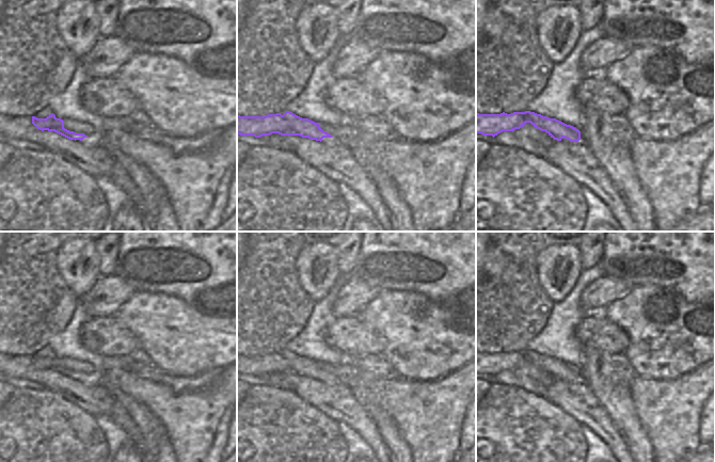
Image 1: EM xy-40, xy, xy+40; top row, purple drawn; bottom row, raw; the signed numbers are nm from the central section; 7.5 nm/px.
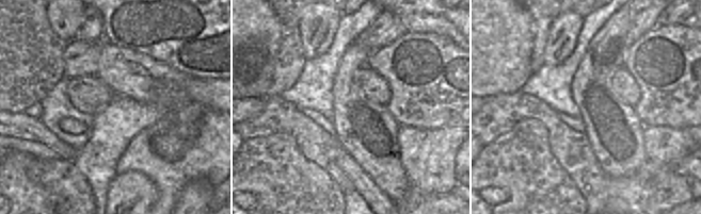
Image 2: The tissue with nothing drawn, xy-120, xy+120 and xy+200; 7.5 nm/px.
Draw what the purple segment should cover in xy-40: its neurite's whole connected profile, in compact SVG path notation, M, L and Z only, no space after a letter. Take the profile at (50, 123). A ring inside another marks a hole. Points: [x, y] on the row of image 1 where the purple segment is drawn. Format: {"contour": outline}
{"contour": "M53 113L46 118L32 116L32 124L42 131L54 131L69 140L75 141L82 141L89 134L94 132L94 128L86 123L80 123L69 118L63 121L61 118L57 118Z"}

